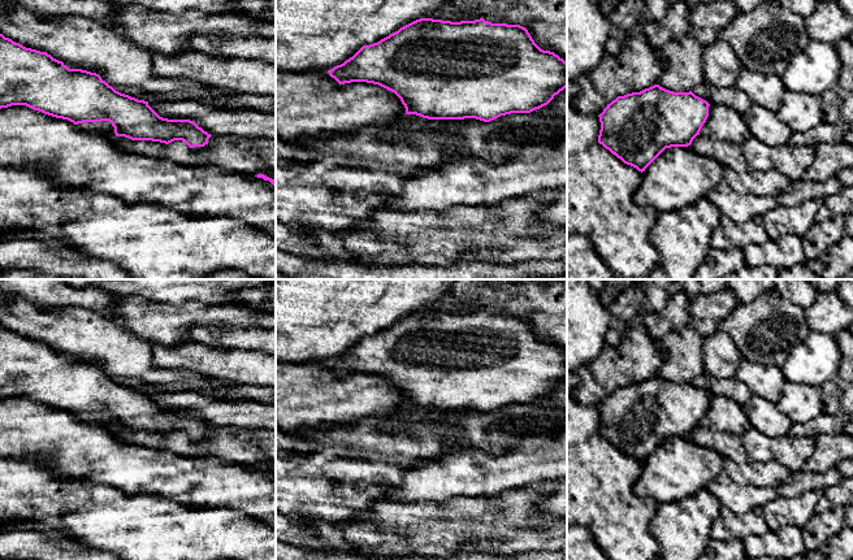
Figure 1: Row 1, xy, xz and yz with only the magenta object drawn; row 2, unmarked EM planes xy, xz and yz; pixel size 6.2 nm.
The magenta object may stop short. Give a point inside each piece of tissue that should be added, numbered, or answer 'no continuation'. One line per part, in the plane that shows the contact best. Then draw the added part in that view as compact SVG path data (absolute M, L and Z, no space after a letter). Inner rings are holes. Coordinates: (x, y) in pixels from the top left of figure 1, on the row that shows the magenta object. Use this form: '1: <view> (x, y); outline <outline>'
no continuation

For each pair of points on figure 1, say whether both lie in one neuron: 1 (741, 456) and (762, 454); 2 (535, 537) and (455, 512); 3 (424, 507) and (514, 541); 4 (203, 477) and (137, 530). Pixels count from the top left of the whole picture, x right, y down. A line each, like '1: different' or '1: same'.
1: different
2: same
3: same
4: different

